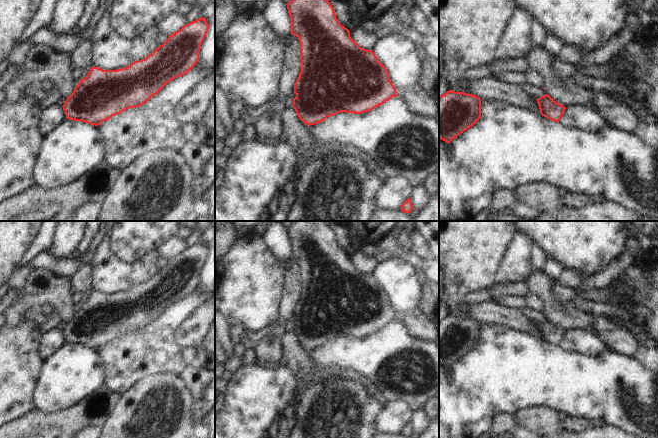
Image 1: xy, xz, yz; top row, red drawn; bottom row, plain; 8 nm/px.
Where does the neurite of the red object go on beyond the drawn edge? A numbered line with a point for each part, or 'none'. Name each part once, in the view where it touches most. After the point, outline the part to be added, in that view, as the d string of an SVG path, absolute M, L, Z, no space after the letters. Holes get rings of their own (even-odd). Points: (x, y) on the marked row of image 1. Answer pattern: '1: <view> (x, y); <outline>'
none

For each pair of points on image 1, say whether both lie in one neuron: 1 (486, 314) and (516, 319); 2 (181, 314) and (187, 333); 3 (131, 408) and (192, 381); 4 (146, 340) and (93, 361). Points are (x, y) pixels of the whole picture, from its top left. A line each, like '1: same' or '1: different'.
1: same
2: different
3: different
4: different

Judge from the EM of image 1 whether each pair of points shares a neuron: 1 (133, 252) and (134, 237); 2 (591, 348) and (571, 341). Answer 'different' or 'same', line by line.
1: same
2: same

